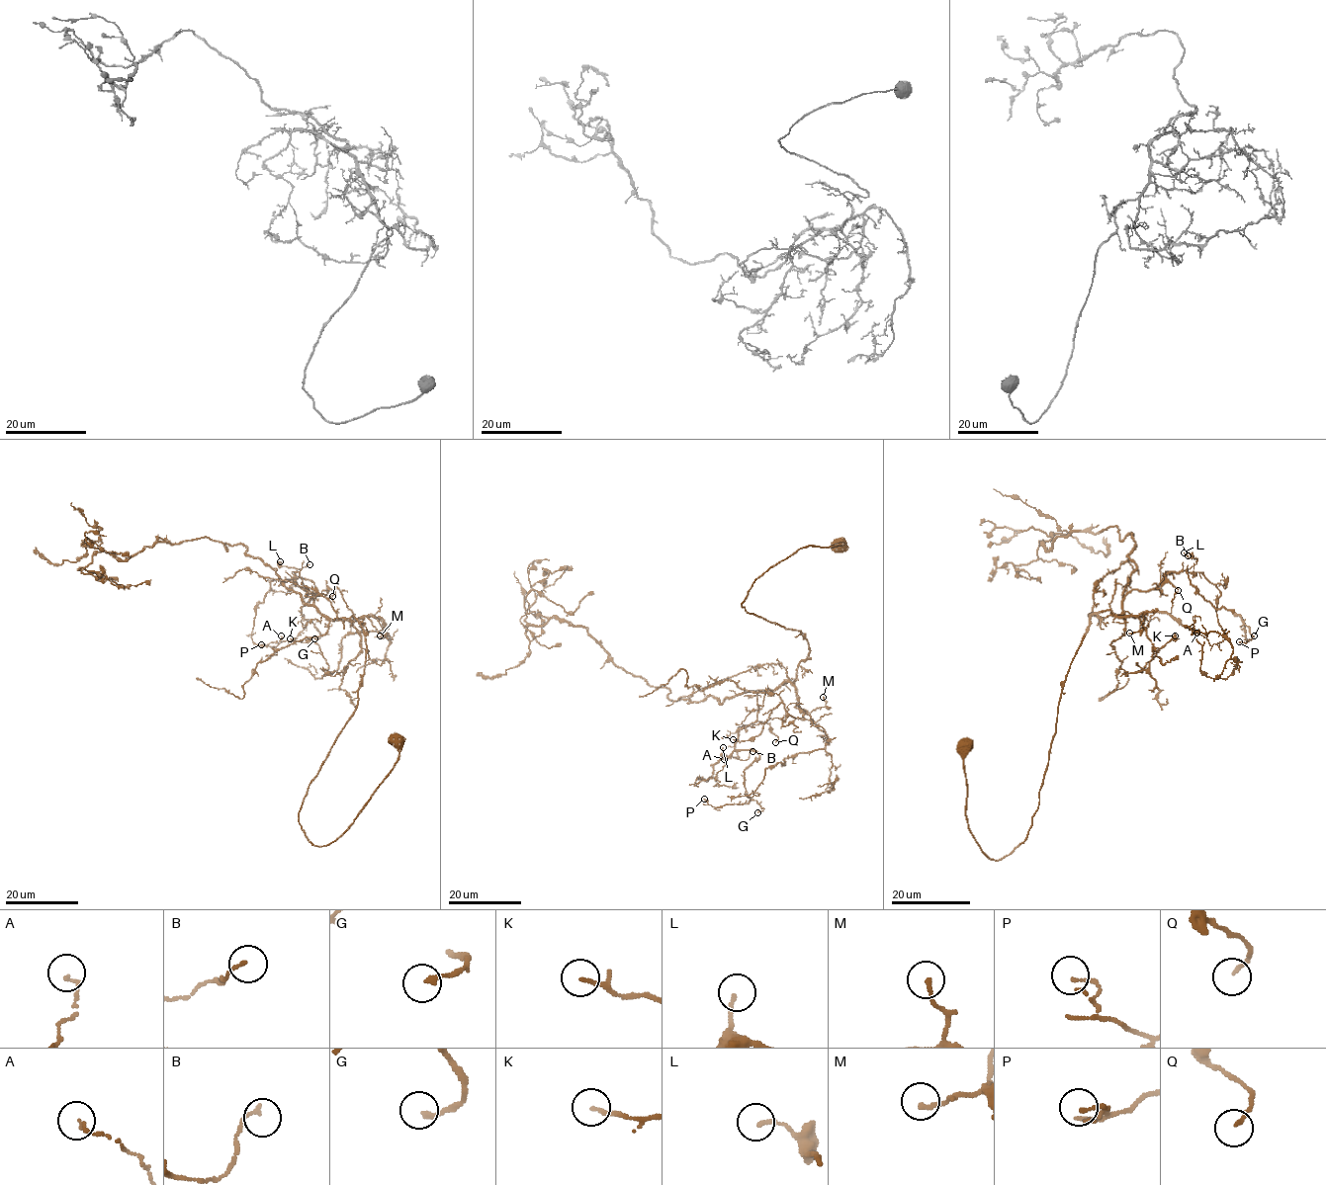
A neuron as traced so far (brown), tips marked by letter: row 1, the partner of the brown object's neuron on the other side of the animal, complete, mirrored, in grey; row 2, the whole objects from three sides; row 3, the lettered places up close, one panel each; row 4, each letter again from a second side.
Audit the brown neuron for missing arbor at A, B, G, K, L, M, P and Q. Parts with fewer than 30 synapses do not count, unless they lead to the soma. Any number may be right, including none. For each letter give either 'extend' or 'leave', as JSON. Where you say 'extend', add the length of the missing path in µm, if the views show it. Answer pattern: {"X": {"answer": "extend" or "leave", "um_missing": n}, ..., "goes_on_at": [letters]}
{"A": {"answer": "leave"}, "B": {"answer": "leave"}, "G": {"answer": "leave"}, "K": {"answer": "leave"}, "L": {"answer": "leave"}, "M": {"answer": "leave"}, "P": {"answer": "leave"}, "Q": {"answer": "leave"}, "goes_on_at": []}

